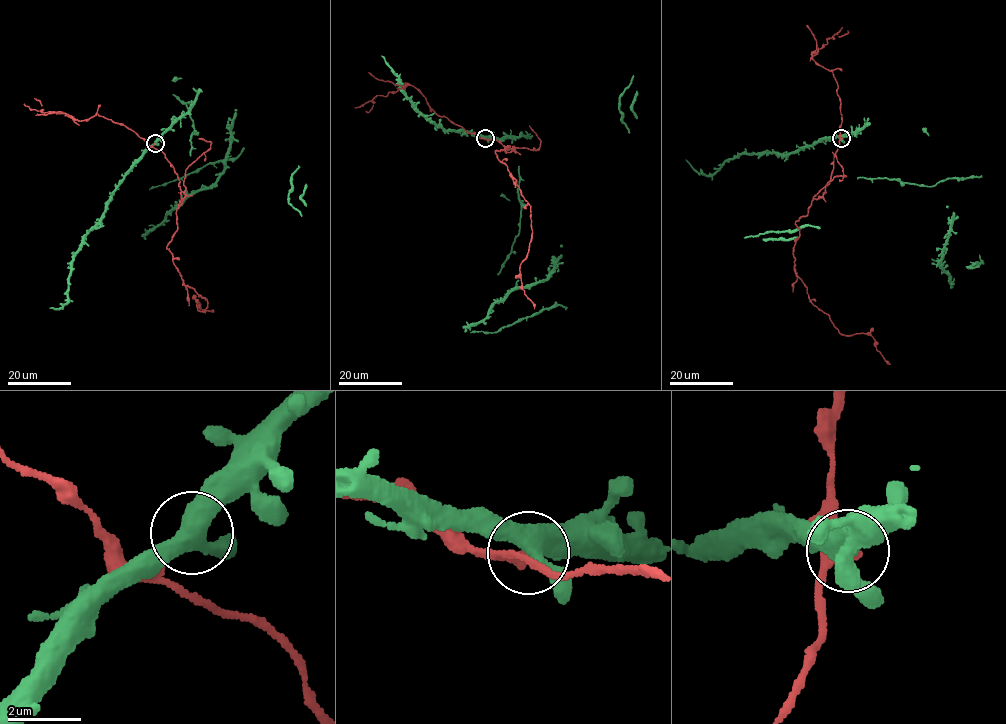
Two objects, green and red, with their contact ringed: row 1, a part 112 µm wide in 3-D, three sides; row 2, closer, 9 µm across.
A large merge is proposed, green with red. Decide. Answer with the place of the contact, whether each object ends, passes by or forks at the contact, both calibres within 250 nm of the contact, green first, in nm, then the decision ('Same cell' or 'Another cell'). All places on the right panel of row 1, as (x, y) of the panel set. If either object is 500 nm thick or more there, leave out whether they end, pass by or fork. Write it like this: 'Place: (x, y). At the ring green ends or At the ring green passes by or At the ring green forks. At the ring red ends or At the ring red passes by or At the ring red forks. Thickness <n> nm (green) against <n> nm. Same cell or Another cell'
Place: (841, 138). At the ring green forks. At the ring red ends. Thickness 440 nm (green) against 200 nm. Another cell

